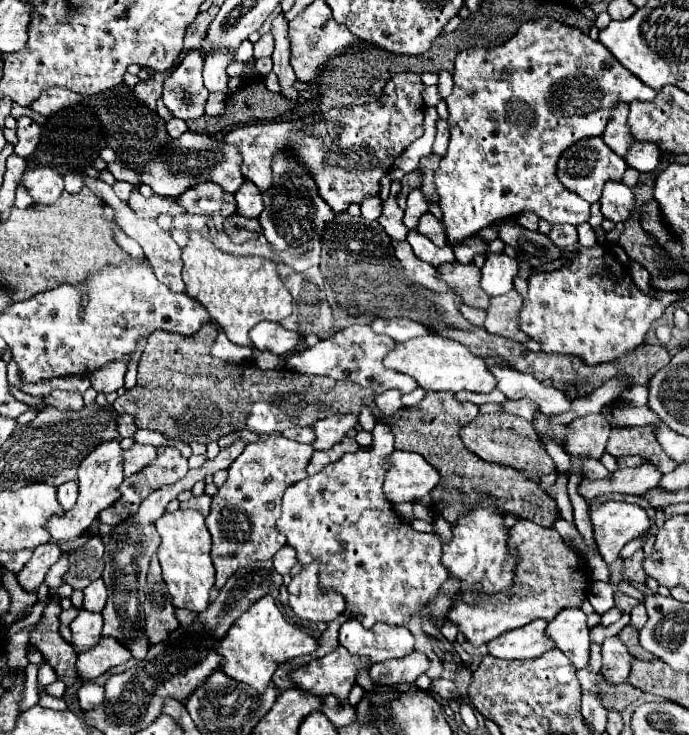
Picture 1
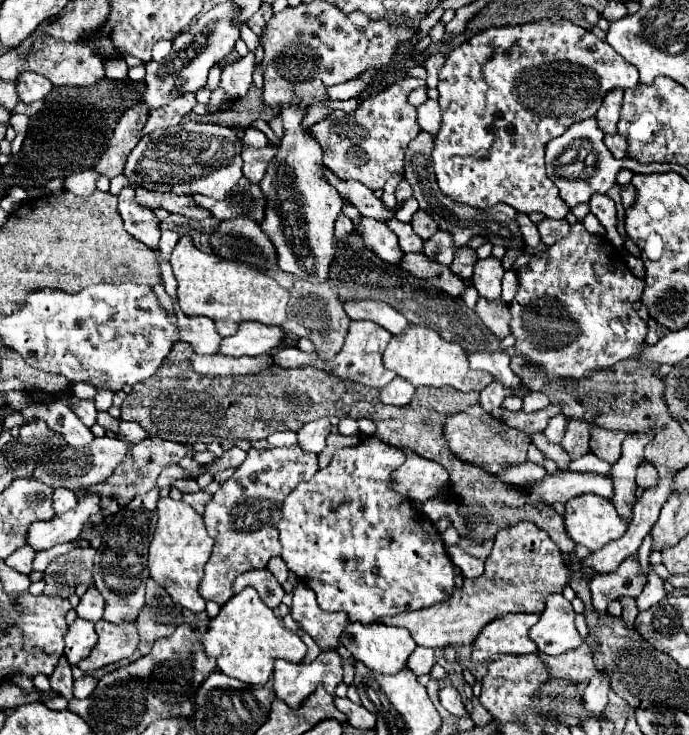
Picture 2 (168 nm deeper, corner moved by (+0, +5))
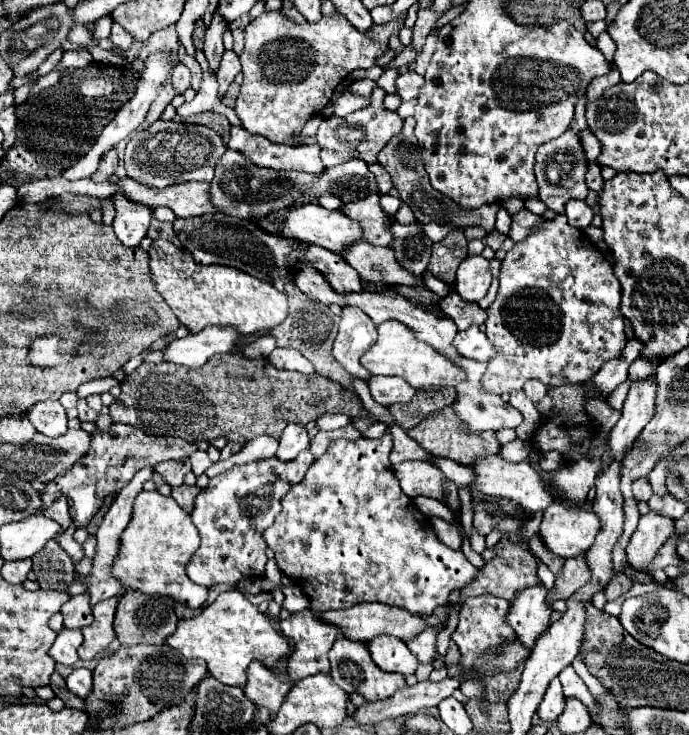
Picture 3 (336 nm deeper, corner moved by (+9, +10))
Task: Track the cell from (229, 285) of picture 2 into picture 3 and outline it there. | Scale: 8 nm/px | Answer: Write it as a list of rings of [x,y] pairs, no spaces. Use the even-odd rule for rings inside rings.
[[[154,240],[148,256],[156,290],[190,332],[200,332],[206,326],[218,324],[232,326],[238,334],[256,334],[272,330],[286,318],[286,294],[278,292],[272,284],[264,284],[236,268],[196,264],[188,250],[176,248],[168,240]]]

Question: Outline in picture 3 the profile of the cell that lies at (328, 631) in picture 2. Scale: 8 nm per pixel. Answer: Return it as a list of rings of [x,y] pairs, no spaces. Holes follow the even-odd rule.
[[[306,608],[300,616],[290,616],[288,620],[282,620],[280,630],[286,638],[290,638],[294,642],[294,650],[288,656],[288,676],[292,682],[298,682],[298,680],[318,674],[318,672],[330,672],[328,650],[332,648],[332,644],[338,636],[338,630],[334,626],[320,622],[320,618],[316,618],[316,614],[310,608]]]

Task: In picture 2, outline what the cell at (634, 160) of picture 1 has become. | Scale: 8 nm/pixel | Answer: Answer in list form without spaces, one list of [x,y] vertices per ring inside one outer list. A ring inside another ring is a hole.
[[[615,133],[615,135],[605,135],[605,145],[609,147],[609,151],[613,153],[613,157],[617,157],[617,159],[621,159],[621,157],[627,157],[629,155],[629,151],[627,151],[627,141],[625,141],[625,137],[621,137],[619,133]]]

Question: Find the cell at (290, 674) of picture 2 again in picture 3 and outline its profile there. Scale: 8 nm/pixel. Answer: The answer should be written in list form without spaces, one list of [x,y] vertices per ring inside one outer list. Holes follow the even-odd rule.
[[[258,660],[248,666],[246,676],[248,676],[244,686],[246,698],[252,700],[256,708],[266,708],[272,716],[278,712],[280,704],[284,702],[284,696],[294,686],[294,682],[288,678],[282,682],[282,676],[278,672],[266,668]]]

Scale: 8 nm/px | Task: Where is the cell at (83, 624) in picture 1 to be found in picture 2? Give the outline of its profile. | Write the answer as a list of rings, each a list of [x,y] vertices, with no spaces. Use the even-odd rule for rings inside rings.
[[[75,619],[65,635],[65,655],[71,665],[77,665],[77,661],[85,659],[91,649],[97,643],[97,633],[95,633],[95,623],[87,619]]]

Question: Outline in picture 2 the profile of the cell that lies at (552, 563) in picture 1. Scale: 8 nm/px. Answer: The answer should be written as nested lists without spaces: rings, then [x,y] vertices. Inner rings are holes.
[[[521,521],[513,527],[501,529],[495,535],[495,545],[491,549],[491,555],[485,561],[485,573],[481,577],[465,579],[463,587],[455,587],[451,597],[441,603],[435,603],[427,609],[417,609],[417,611],[401,613],[395,617],[385,617],[381,623],[409,629],[415,643],[423,647],[435,649],[435,647],[445,647],[445,645],[471,645],[481,633],[481,629],[497,617],[503,617],[509,613],[537,613],[537,615],[543,613],[547,597],[553,593],[563,593],[563,587],[569,585],[569,579],[571,579],[571,569],[567,567],[561,549],[553,543],[549,533],[545,533],[531,521]]]

